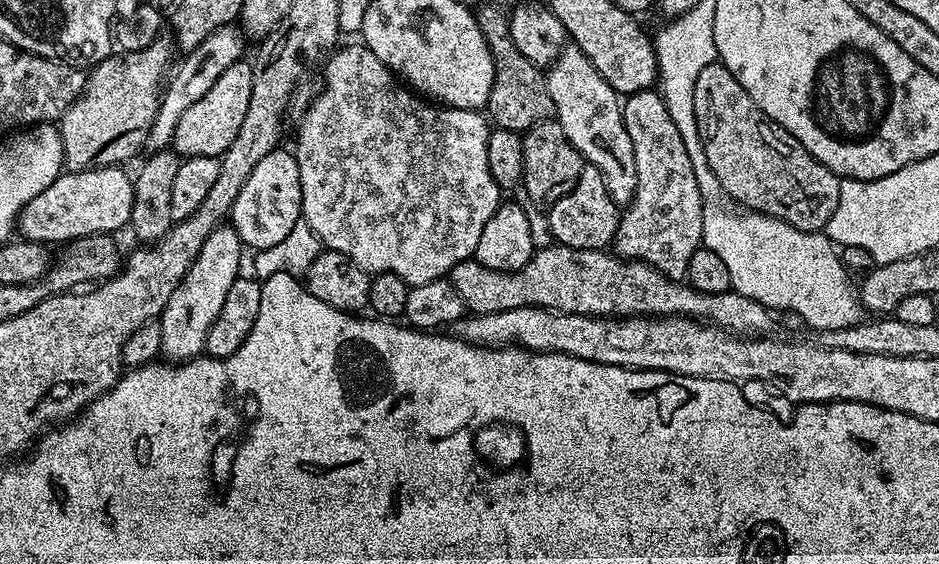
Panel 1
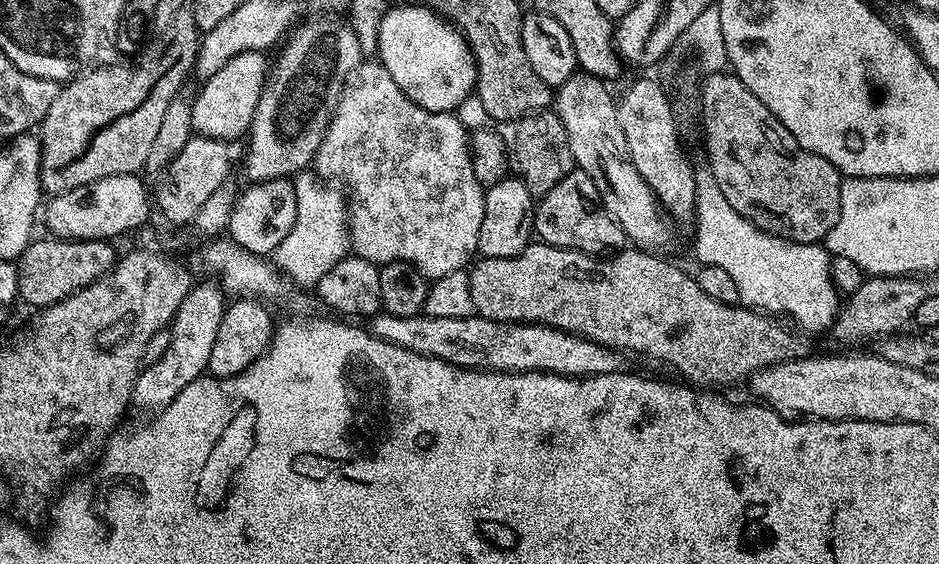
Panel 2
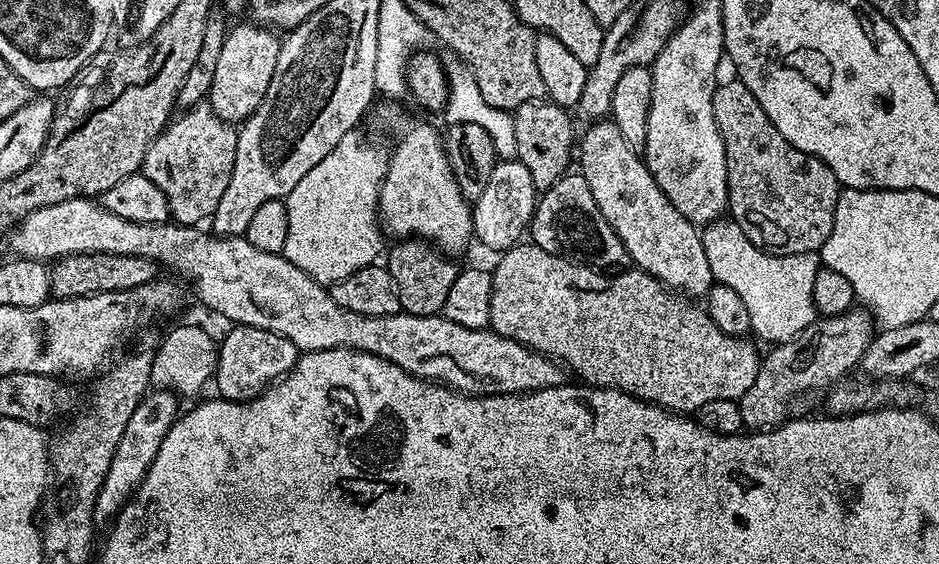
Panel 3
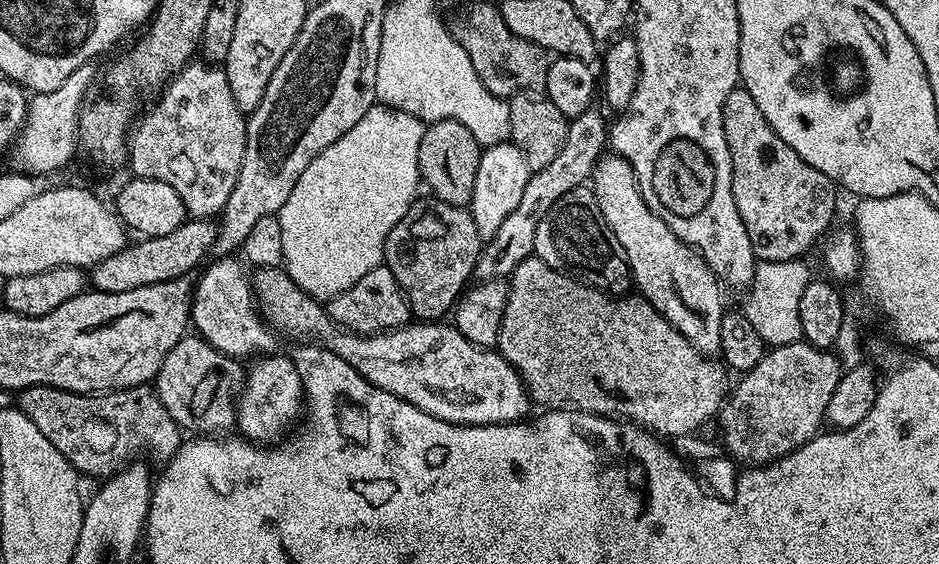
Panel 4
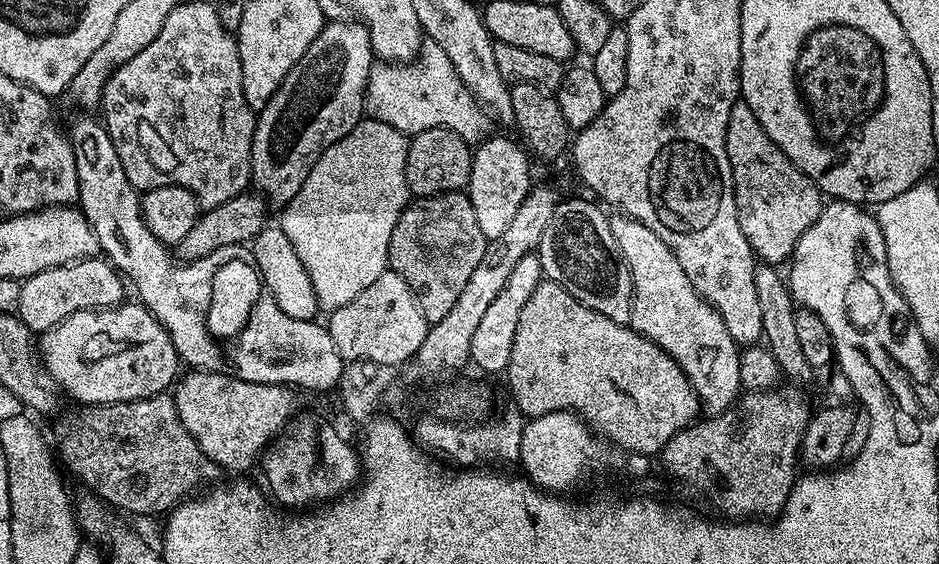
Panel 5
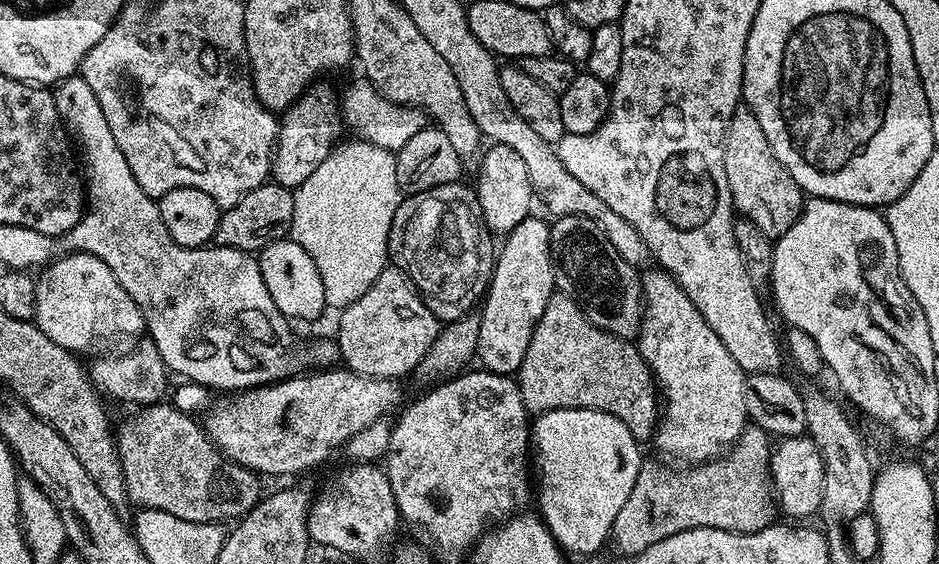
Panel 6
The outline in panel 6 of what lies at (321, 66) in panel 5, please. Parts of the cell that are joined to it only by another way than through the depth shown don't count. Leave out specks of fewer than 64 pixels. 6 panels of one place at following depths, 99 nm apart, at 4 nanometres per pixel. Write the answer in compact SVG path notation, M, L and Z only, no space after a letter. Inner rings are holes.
M321 82L311 85L307 91L299 97L285 111L279 121L279 134L276 136L276 148L273 152L271 175L275 183L283 185L285 188L296 189L302 182L314 174L319 163L324 162L329 154L333 151L341 139L340 132L344 130L342 119L342 110L338 103L338 94Z

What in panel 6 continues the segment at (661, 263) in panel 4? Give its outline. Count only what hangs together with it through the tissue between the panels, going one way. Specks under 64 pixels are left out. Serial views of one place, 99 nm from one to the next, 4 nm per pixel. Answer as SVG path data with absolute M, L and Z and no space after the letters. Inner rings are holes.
M663 270L655 271L643 273L640 282L640 290L644 294L644 321L640 323L638 337L642 358L648 363L662 393L662 415L654 433L654 445L665 461L679 462L684 466L702 464L706 460L723 457L749 423L744 385L746 374L738 362L730 358L730 350L722 346L722 338L710 330L706 318L698 314L694 302L690 302L676 279Z

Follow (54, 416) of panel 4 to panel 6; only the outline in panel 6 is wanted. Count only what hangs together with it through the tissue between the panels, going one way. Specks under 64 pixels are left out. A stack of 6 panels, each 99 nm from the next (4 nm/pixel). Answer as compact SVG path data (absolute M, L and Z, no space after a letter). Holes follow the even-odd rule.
M159 402L141 407L136 410L133 416L128 416L121 422L120 428L115 429L114 437L116 440L116 451L120 454L120 462L122 470L124 471L124 481L126 482L126 494L128 500L134 504L137 509L153 508L154 510L164 510L169 514L174 514L177 518L185 519L186 522L192 523L217 523L217 522L231 522L239 521L241 516L244 516L250 511L254 505L262 498L262 491L260 492L261 477L253 472L250 468L243 468L241 464L235 464L229 456L224 456L217 450L216 444L211 440L204 431L201 421L193 418L189 413L183 412L181 408L176 407L171 402Z

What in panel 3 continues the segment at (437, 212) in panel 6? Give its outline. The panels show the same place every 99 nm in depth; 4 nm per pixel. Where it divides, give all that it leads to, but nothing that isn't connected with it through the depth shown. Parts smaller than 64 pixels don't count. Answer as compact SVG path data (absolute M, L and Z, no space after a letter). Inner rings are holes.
M400 238L393 244L396 245L393 248L391 245L386 252L386 267L390 278L394 278L394 286L398 286L401 309L415 316L443 313L446 294L450 294L450 286L454 286L458 271L458 264L452 261L455 259L449 258L426 240Z

